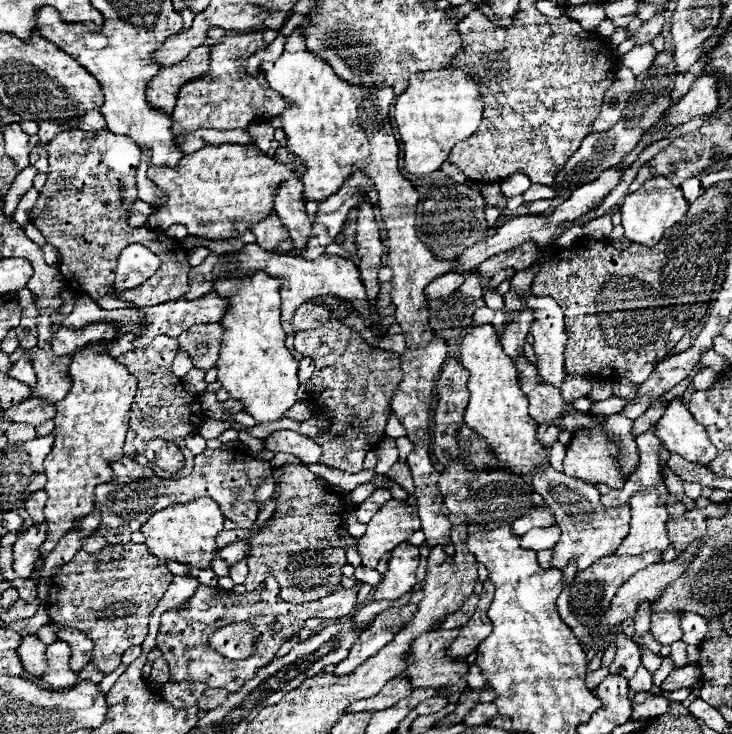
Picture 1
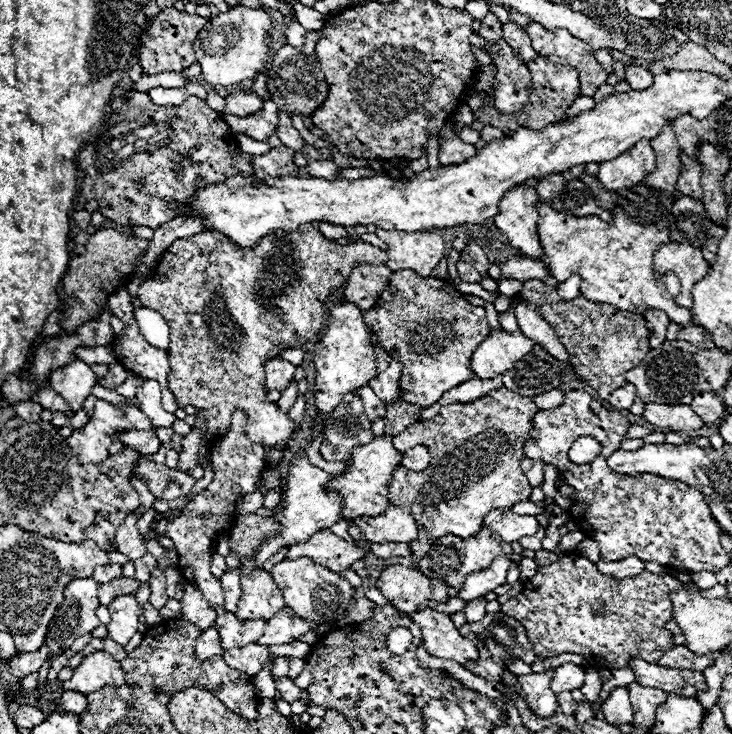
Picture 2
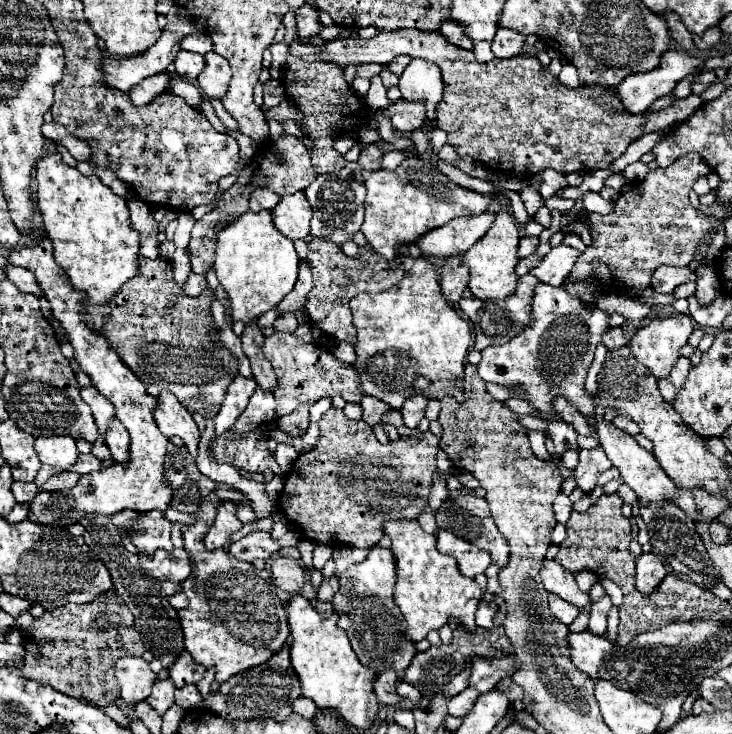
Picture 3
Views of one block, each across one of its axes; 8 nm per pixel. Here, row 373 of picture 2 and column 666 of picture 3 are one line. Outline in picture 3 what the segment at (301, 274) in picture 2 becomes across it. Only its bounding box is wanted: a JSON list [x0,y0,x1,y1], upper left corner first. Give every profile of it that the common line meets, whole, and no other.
[568,153,716,294]

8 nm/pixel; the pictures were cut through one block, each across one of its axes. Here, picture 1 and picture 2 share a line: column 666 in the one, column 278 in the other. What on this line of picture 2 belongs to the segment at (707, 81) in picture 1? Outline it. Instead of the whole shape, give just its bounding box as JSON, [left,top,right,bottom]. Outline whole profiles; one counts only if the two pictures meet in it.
[276,112,304,150]

